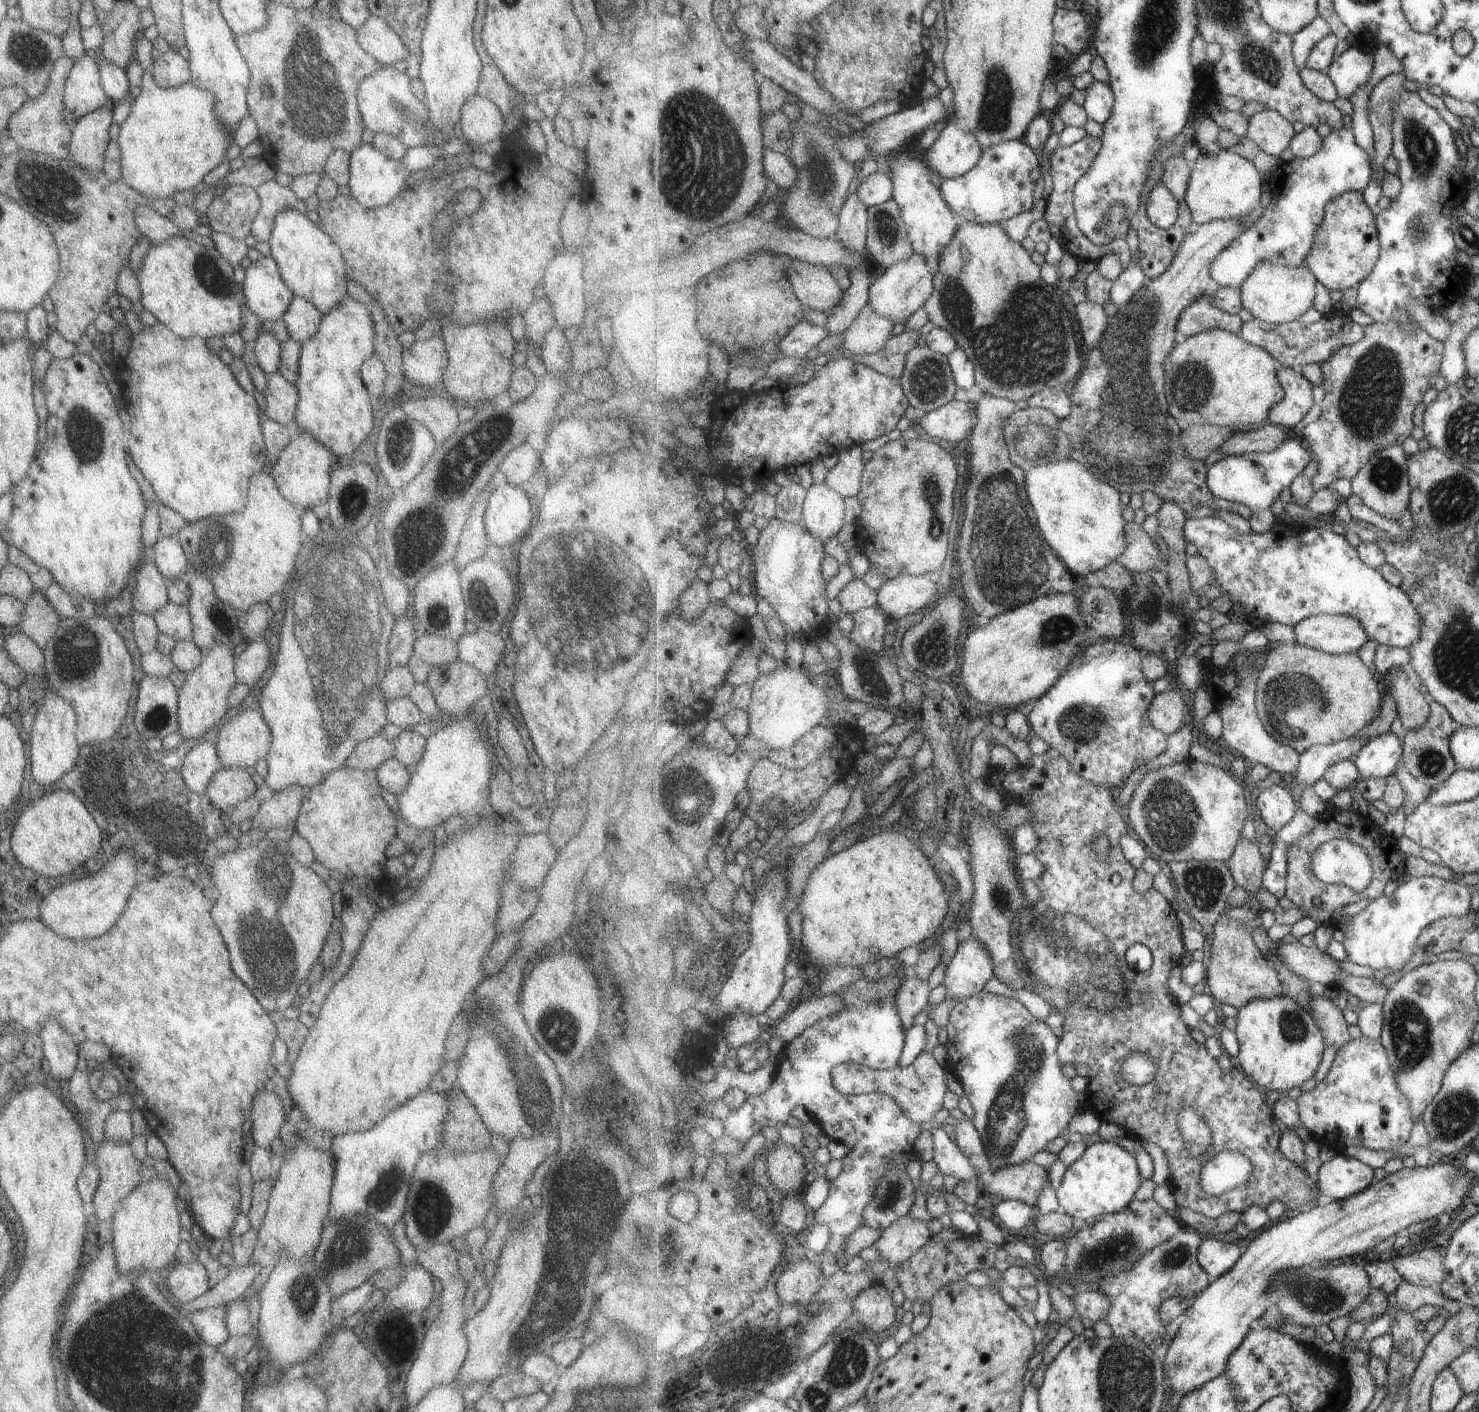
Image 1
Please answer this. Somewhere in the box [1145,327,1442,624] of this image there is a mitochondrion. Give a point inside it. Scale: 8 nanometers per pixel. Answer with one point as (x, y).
(1371, 402)

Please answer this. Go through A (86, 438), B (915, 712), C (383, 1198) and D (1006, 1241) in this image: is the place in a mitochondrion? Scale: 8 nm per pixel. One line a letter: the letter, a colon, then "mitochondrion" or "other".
A: mitochondrion
B: other
C: mitochondrion
D: other

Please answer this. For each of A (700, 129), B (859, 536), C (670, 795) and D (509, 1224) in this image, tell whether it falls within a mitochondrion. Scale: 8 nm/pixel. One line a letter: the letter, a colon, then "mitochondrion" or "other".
A: mitochondrion
B: other
C: mitochondrion
D: other

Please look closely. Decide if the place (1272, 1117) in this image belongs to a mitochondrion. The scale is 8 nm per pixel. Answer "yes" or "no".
no

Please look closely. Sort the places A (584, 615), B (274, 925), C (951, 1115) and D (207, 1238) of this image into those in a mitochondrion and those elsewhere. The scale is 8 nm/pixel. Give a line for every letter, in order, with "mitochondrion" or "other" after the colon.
A: mitochondrion
B: mitochondrion
C: other
D: other

